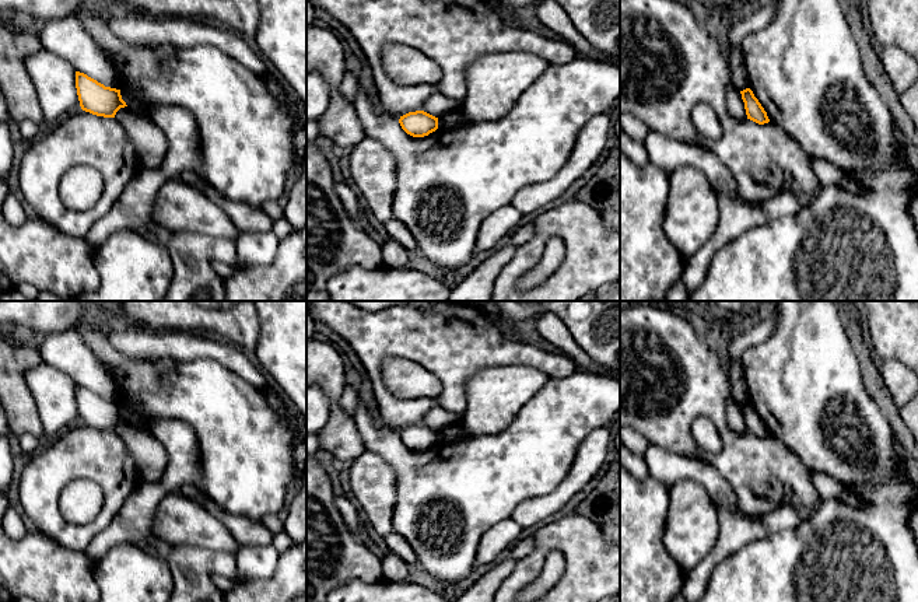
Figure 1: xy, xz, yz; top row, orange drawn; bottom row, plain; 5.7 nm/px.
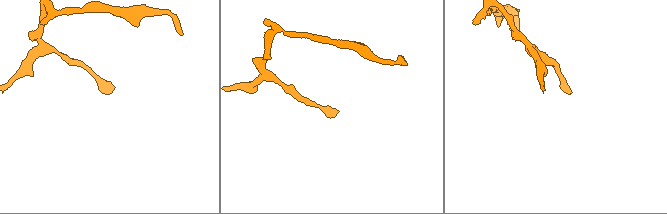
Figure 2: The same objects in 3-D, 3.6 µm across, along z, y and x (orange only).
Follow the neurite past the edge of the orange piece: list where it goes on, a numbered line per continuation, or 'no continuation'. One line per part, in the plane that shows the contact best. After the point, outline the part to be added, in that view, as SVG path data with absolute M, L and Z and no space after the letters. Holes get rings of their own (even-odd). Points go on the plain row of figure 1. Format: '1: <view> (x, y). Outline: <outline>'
no continuation

